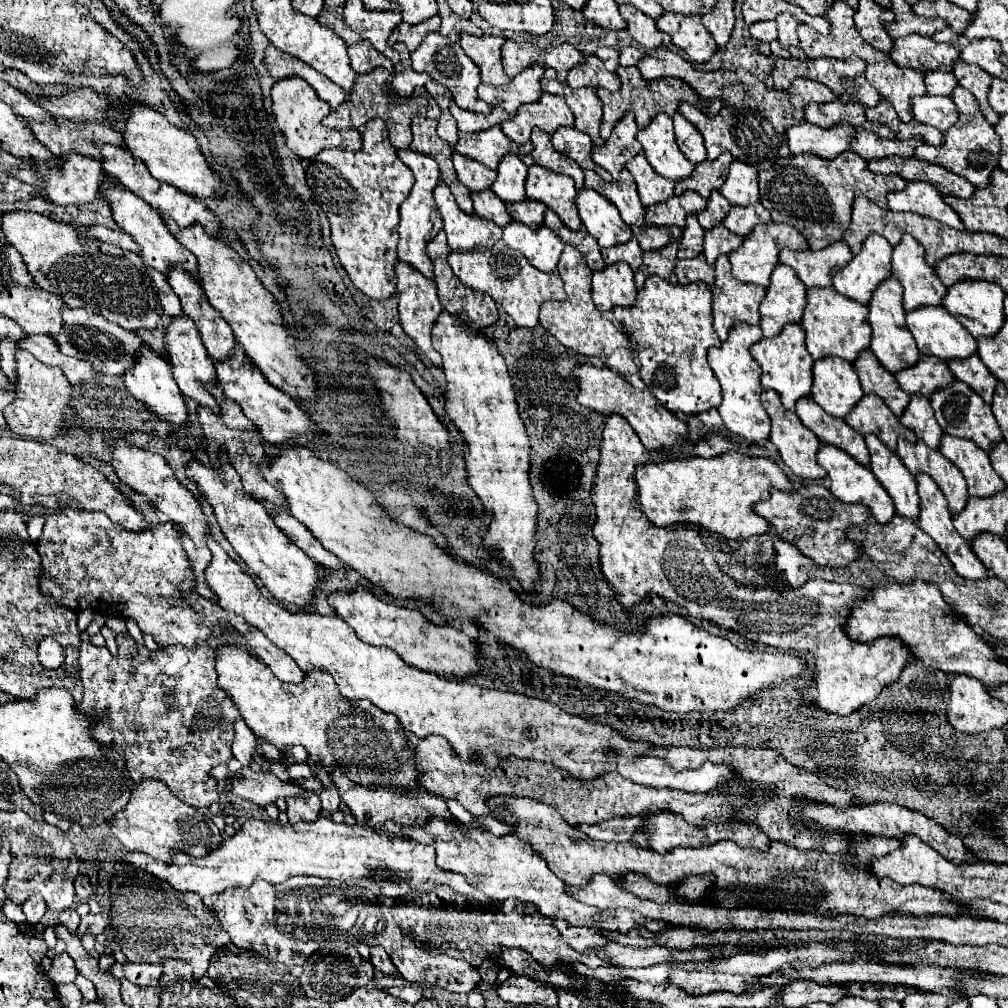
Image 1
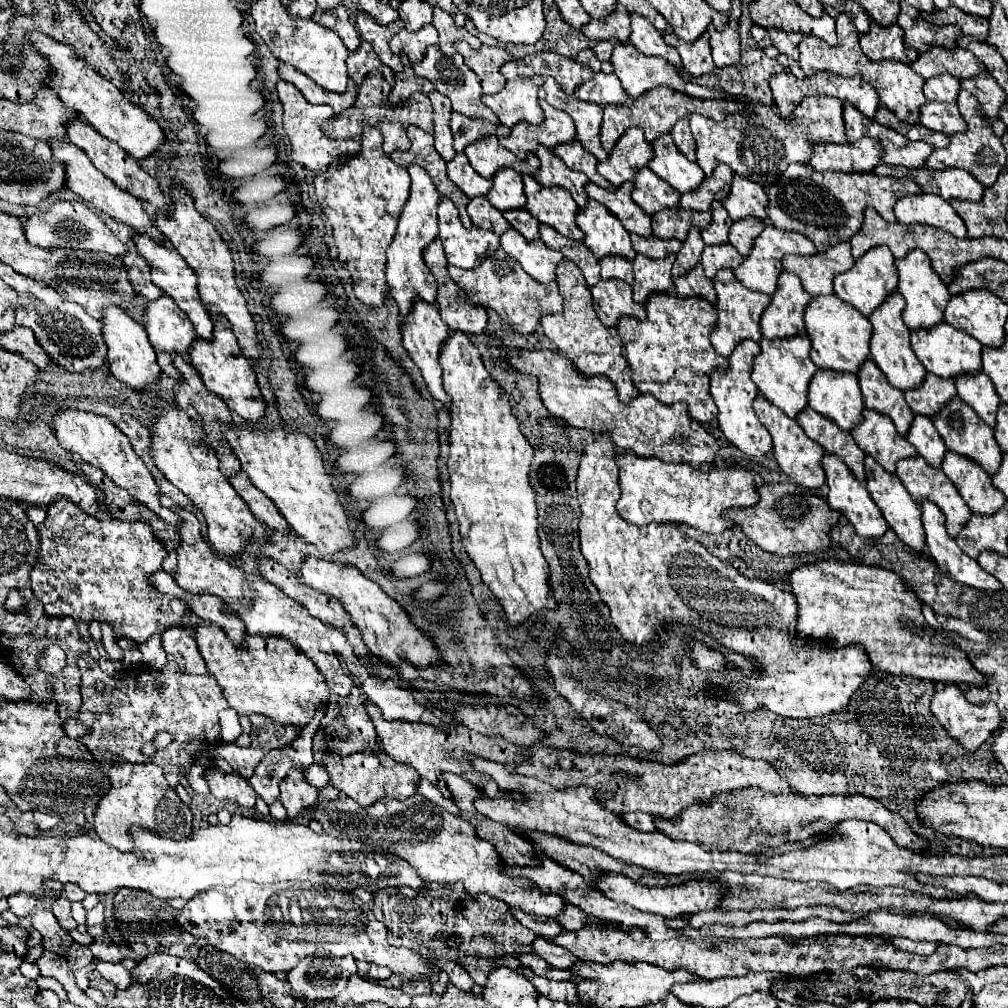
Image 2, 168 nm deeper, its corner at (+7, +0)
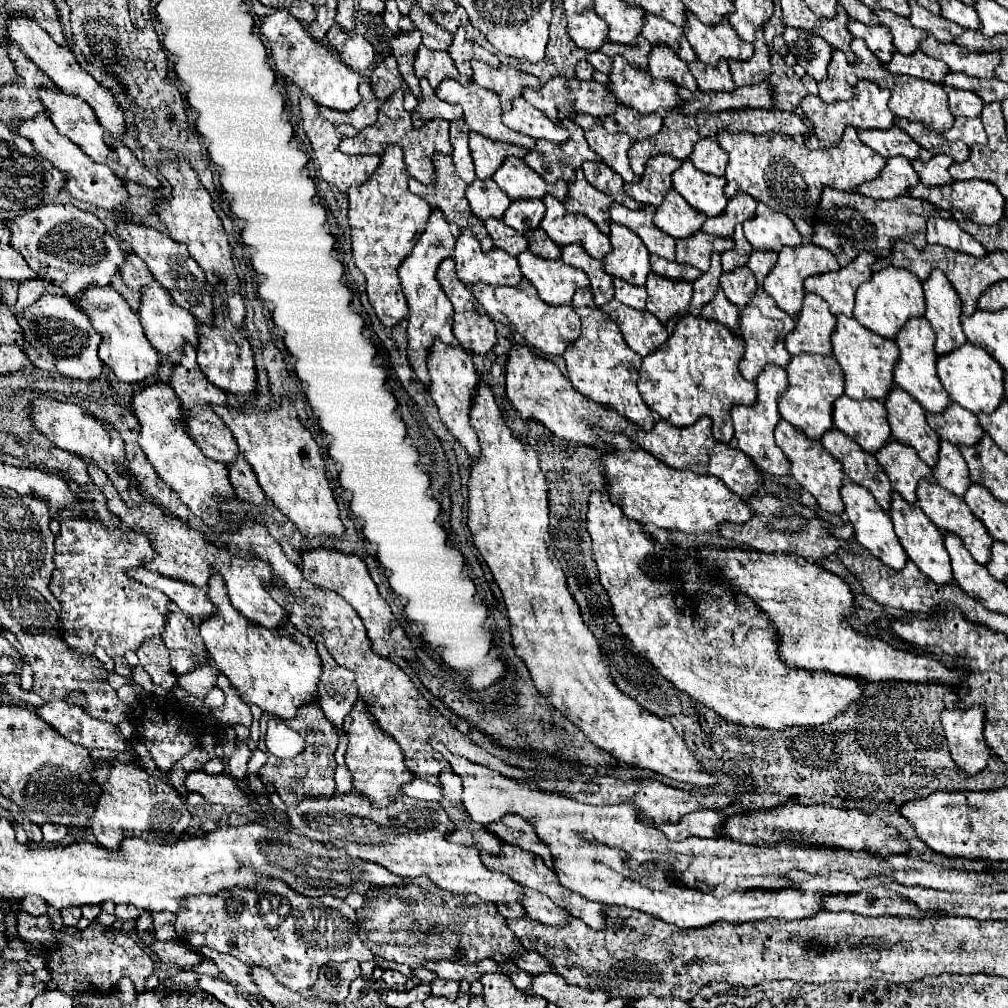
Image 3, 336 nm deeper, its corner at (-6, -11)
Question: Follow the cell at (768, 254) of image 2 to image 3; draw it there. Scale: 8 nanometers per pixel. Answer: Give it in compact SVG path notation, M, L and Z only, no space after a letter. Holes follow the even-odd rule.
M806 243L806 245L798 245L798 247L784 247L778 255L778 261L774 265L774 269L768 273L768 277L762 283L762 289L776 301L776 305L790 313L792 317L798 315L798 309L802 307L802 297L804 297L804 289L802 283L806 277L810 275L818 275L818 273L828 273L828 271L836 271L840 265L836 261L836 257L828 251L822 249L818 245Z

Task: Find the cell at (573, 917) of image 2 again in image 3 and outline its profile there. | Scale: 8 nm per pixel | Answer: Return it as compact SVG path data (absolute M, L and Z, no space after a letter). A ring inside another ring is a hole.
M524 889L526 899L522 901L524 909L528 909L528 917L544 923L544 925L558 925L564 927L568 925L568 919L572 919L570 913L566 913L564 909L558 909L558 905L554 905L548 897L544 897L542 893L534 893L532 889Z

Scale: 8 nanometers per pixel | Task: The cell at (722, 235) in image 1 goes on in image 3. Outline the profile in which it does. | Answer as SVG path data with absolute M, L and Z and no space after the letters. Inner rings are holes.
M736 267L732 271L724 271L720 275L720 287L726 293L726 297L738 307L748 305L750 293L758 289L754 273L750 273L748 267Z

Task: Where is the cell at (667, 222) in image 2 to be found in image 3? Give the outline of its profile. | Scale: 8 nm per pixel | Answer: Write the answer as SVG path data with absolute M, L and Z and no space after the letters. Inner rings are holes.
M698 231L686 239L676 239L676 261L694 265L702 273L706 273L712 251L724 253L726 249L734 249L734 239L714 237L714 235Z

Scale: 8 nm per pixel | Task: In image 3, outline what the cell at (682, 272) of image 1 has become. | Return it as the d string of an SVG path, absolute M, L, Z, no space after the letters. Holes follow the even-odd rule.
M718 289L714 299L710 303L706 303L700 311L700 315L704 319L714 319L714 321L726 325L734 333L738 333L738 313L740 313L740 309L736 305L730 305L730 301L726 301L726 295L722 293L722 289Z

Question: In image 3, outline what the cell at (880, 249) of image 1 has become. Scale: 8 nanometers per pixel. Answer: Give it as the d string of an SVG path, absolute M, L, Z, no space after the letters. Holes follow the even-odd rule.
M886 267L882 271L876 271L870 281L862 283L856 291L856 307L854 307L854 319L858 319L860 325L866 329L894 339L898 329L906 323L910 317L922 317L926 305L922 301L922 281L914 277L908 269L898 267Z

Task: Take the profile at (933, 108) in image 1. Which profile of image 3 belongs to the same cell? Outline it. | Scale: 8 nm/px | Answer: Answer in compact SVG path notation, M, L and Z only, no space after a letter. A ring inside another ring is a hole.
M958 117L954 119L952 129L948 129L946 133L942 133L948 141L964 141L968 147L972 145L986 145L986 133L982 127L982 121L976 119L968 119L968 117Z

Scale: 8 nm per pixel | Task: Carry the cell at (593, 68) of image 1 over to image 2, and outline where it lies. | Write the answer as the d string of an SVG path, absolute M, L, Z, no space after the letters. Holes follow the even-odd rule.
M595 74L589 82L581 84L575 90L575 96L583 102L593 102L593 104L617 104L623 106L629 102L629 96L621 88L621 82L615 74Z

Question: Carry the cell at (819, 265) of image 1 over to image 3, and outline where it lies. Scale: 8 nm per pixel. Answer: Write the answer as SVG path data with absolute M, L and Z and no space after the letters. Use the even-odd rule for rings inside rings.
M860 253L850 265L838 271L808 277L804 281L804 291L820 295L828 303L832 315L852 315L854 293L858 285L872 277L870 265L874 263L874 259L876 257L872 253Z

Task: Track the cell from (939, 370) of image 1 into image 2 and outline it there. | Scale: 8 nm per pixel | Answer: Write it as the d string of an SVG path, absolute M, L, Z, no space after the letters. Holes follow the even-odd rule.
M927 374L925 384L921 384L921 388L905 392L905 400L913 410L913 414L921 414L929 418L939 414L945 408L945 404L953 398L957 398L953 380L943 380L937 378L935 374Z

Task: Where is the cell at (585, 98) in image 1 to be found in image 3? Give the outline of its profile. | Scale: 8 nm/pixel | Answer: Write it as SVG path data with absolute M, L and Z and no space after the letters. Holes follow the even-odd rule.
M594 123L588 131L586 131L586 141L590 145L590 149L600 155L600 159L614 169L626 183L638 181L638 177L634 173L630 173L630 165L628 165L628 149L632 145L632 139L626 133L608 133L602 125Z

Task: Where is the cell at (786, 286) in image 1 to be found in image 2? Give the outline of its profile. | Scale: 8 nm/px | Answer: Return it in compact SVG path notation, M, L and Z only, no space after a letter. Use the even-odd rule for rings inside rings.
M783 272L777 282L777 292L769 308L761 316L761 332L765 338L791 338L805 334L805 306L811 302L809 292L801 286L801 280Z

